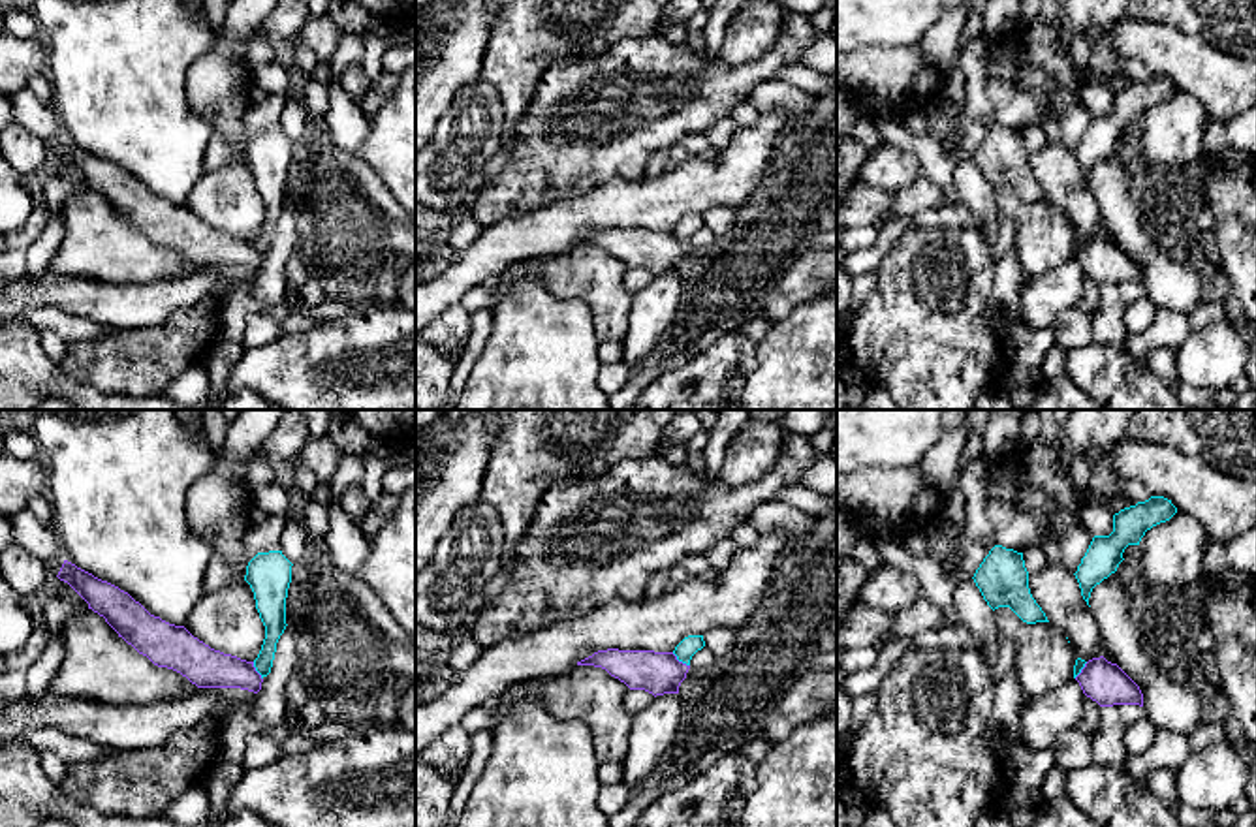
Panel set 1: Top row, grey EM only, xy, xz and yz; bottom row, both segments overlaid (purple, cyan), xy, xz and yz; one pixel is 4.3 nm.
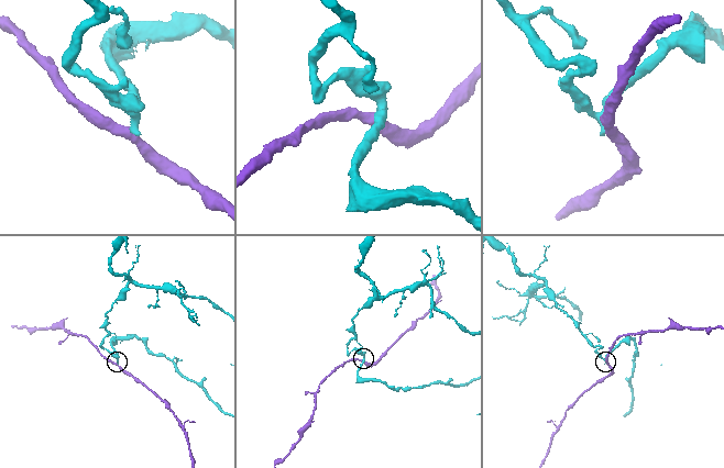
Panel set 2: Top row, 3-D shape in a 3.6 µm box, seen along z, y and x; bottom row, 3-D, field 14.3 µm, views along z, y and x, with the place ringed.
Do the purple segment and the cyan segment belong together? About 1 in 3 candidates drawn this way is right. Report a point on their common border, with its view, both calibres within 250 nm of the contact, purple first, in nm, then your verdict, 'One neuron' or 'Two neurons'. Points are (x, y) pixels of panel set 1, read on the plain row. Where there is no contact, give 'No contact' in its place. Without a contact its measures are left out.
Touches purple at xz (681, 241). Thickness 180 nm (purple) against 80 nm. Two neurons

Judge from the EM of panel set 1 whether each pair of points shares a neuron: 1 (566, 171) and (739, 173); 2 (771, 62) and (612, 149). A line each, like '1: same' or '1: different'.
1: different
2: same

